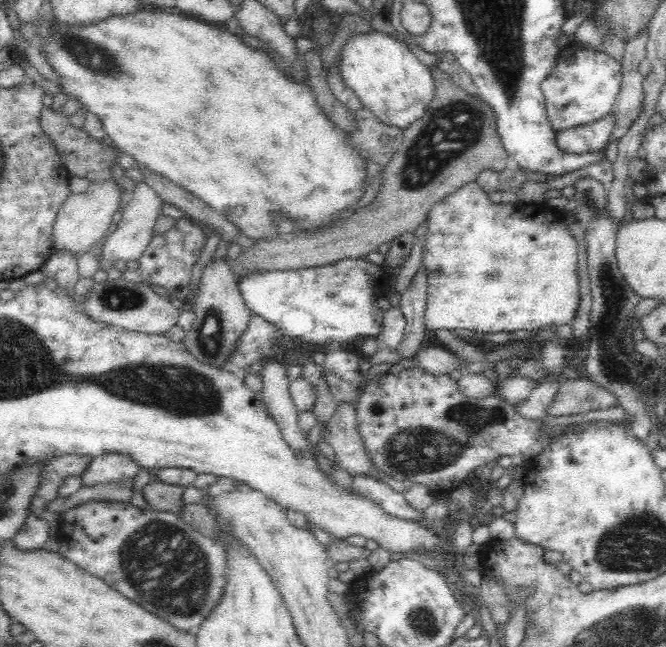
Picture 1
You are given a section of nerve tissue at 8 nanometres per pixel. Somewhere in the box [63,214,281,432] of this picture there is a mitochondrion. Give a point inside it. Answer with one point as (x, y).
(209, 338)

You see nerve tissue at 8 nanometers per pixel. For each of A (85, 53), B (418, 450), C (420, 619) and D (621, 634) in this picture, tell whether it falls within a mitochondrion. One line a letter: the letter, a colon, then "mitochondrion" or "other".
A: mitochondrion
B: mitochondrion
C: mitochondrion
D: mitochondrion

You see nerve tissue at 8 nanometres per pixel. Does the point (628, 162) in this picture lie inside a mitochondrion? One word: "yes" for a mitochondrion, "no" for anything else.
no

